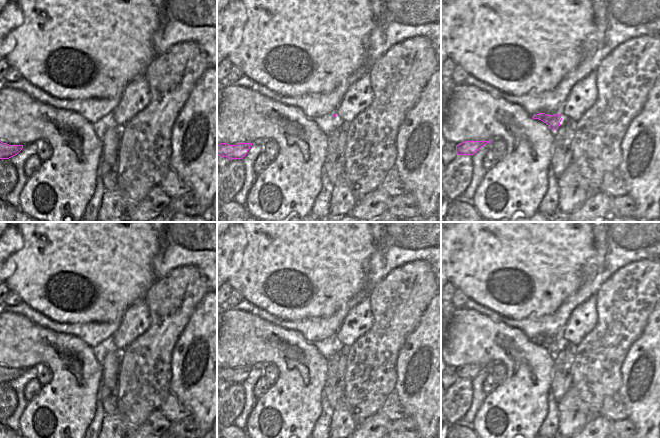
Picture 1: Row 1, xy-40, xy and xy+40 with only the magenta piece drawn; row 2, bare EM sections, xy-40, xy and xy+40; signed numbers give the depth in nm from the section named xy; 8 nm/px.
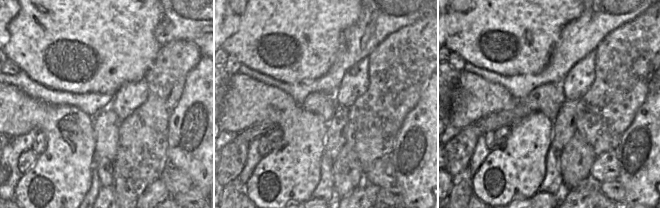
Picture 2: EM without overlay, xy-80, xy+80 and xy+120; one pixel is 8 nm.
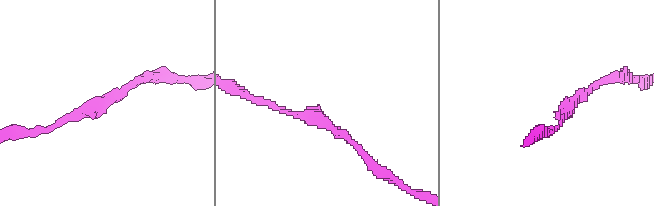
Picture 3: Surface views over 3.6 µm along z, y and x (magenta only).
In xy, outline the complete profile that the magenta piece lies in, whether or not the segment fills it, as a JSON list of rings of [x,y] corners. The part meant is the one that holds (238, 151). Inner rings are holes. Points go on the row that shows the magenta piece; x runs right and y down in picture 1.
[[[220,143],[217,146],[217,156],[227,157],[229,159],[242,159],[246,156],[252,143],[239,143],[237,145],[229,145],[227,143]]]

